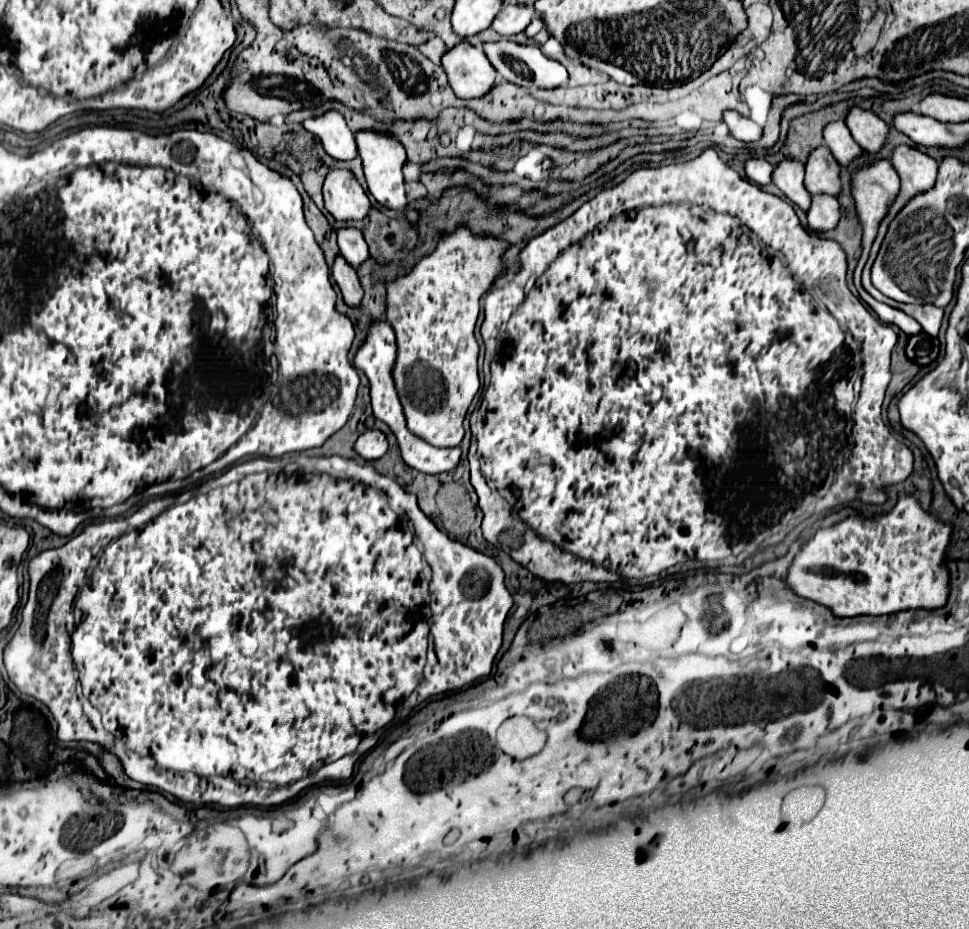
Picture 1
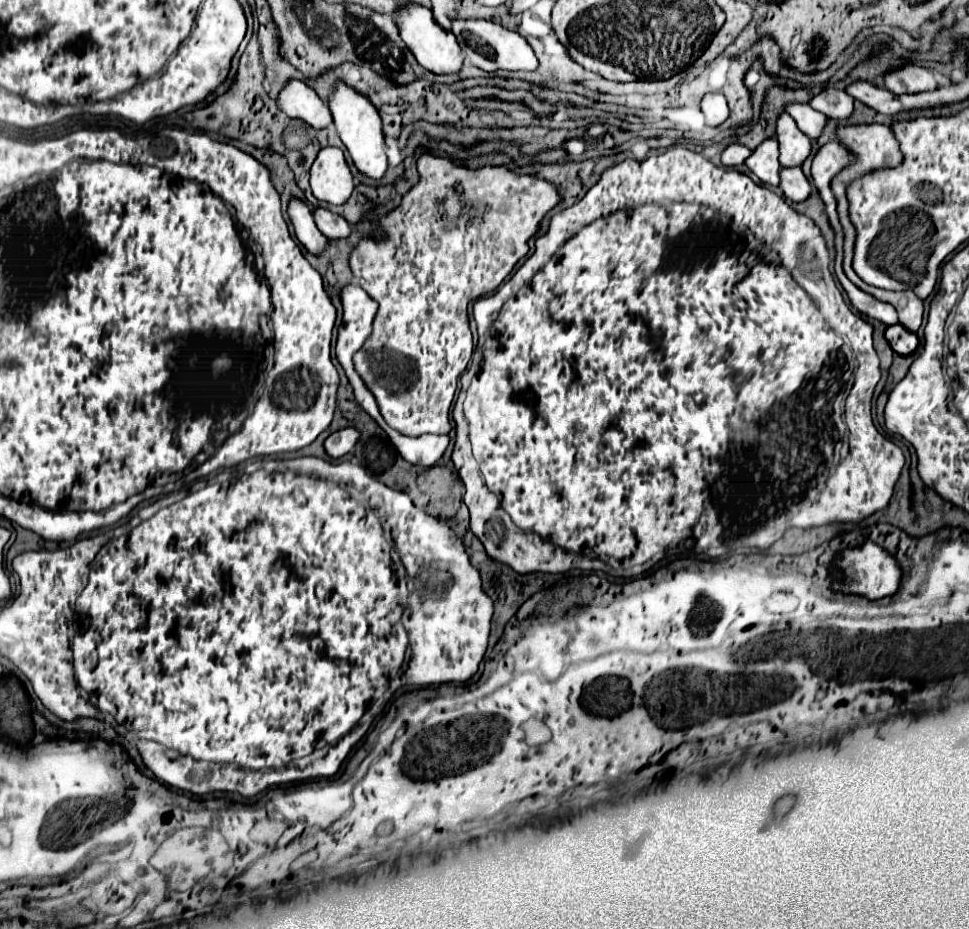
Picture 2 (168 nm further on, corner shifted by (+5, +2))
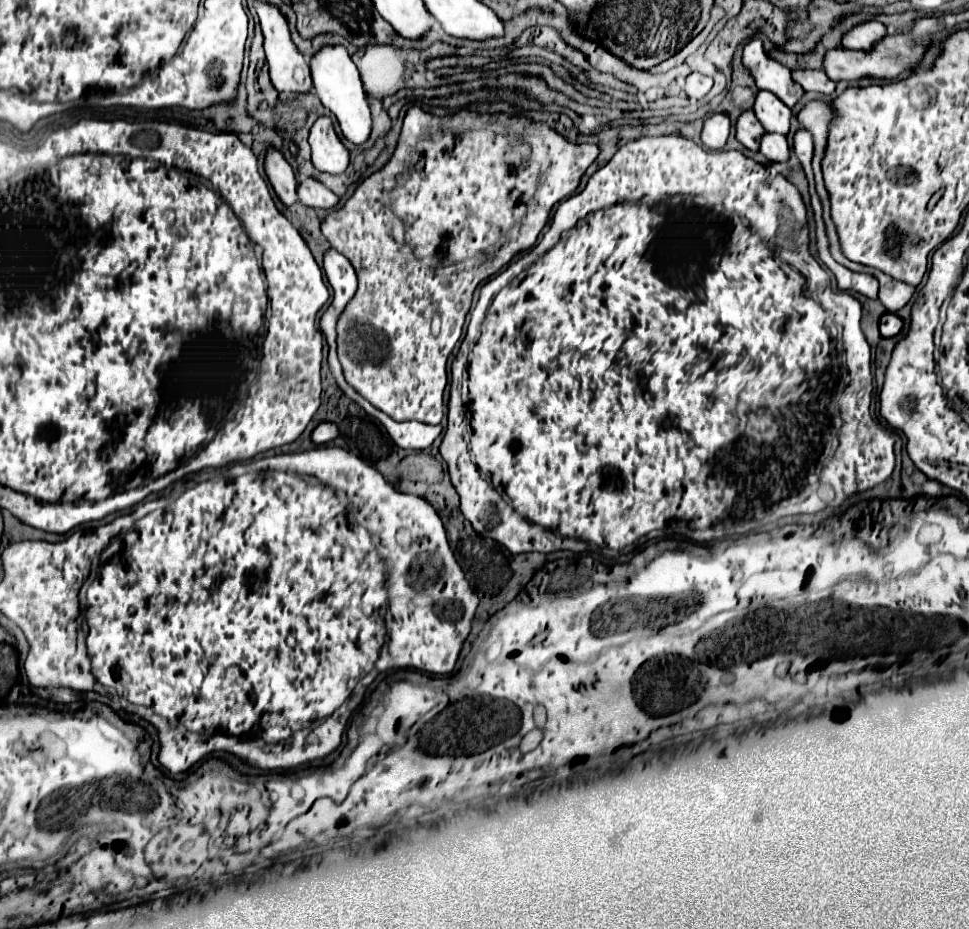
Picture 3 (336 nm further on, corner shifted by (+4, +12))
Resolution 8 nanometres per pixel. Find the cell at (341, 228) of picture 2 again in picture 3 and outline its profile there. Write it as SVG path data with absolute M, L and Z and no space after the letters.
M307 178L303 182L299 182L297 186L297 194L301 204L309 206L309 208L323 208L323 210L331 210L339 204L339 198L321 182Z

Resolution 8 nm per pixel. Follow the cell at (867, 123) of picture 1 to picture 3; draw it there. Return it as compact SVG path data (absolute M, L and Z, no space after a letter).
M795 70L793 80L803 86L805 92L819 92L819 94L833 94L837 88L837 82L827 78L825 72L819 70Z

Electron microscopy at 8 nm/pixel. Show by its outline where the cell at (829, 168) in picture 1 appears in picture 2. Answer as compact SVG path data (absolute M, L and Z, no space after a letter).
M788 114L776 118L776 140L778 140L778 160L782 166L802 166L810 154L810 138L798 130Z

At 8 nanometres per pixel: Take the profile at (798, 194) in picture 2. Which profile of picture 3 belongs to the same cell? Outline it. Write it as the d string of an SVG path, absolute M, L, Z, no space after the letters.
M767 134L761 144L761 154L769 162L789 162L791 146L783 134Z

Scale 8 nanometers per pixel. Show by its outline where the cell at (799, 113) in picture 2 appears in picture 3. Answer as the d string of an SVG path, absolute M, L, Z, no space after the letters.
M759 38L747 40L743 44L743 64L749 68L755 84L761 90L773 92L789 108L795 108L795 104L803 96L803 88L791 78L791 72L785 66L771 60L763 52L763 44Z

